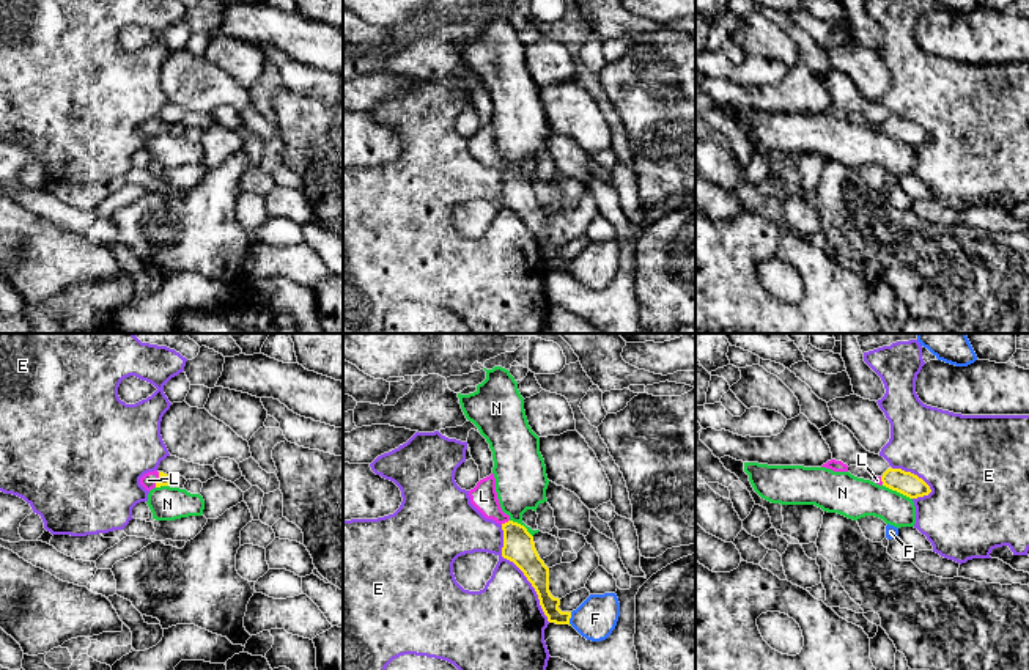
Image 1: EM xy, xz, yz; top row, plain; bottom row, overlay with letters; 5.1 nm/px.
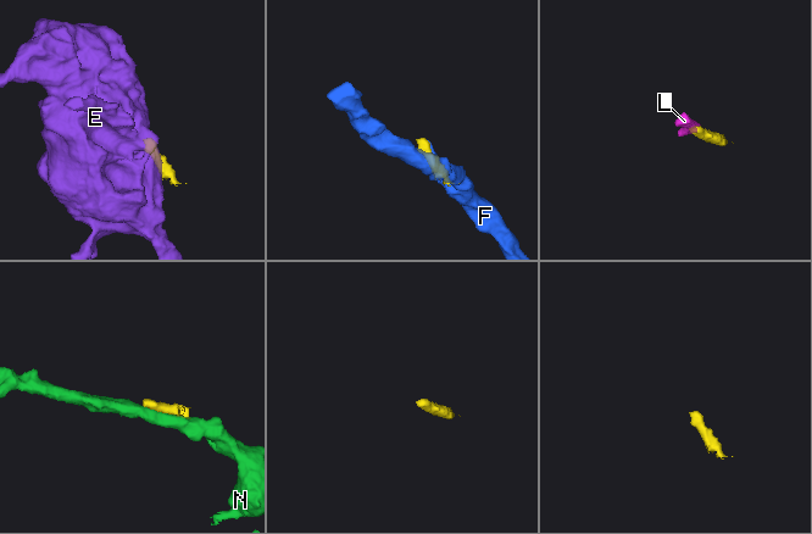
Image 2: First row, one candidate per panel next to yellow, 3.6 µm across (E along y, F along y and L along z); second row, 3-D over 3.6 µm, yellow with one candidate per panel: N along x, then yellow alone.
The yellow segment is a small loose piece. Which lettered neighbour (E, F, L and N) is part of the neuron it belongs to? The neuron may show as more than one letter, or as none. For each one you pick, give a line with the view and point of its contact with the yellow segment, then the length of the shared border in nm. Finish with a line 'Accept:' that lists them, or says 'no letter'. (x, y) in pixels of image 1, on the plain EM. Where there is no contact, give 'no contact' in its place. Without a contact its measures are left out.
L: meets yellow in xy at (158, 128); contact 80 nm long
Accept: L

